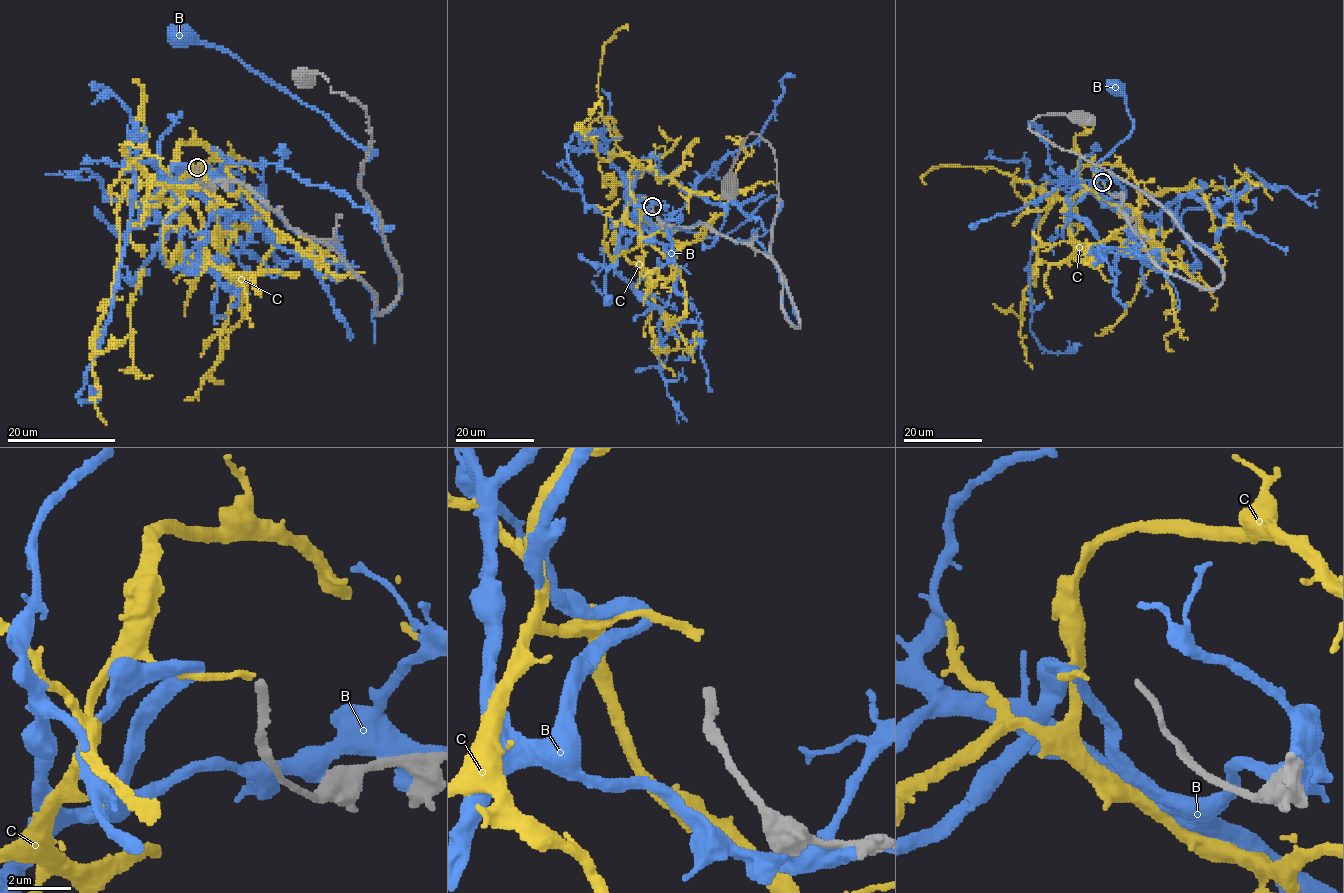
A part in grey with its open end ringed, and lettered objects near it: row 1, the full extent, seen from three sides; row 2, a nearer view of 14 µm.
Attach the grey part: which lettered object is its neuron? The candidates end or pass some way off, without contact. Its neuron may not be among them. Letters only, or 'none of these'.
C

